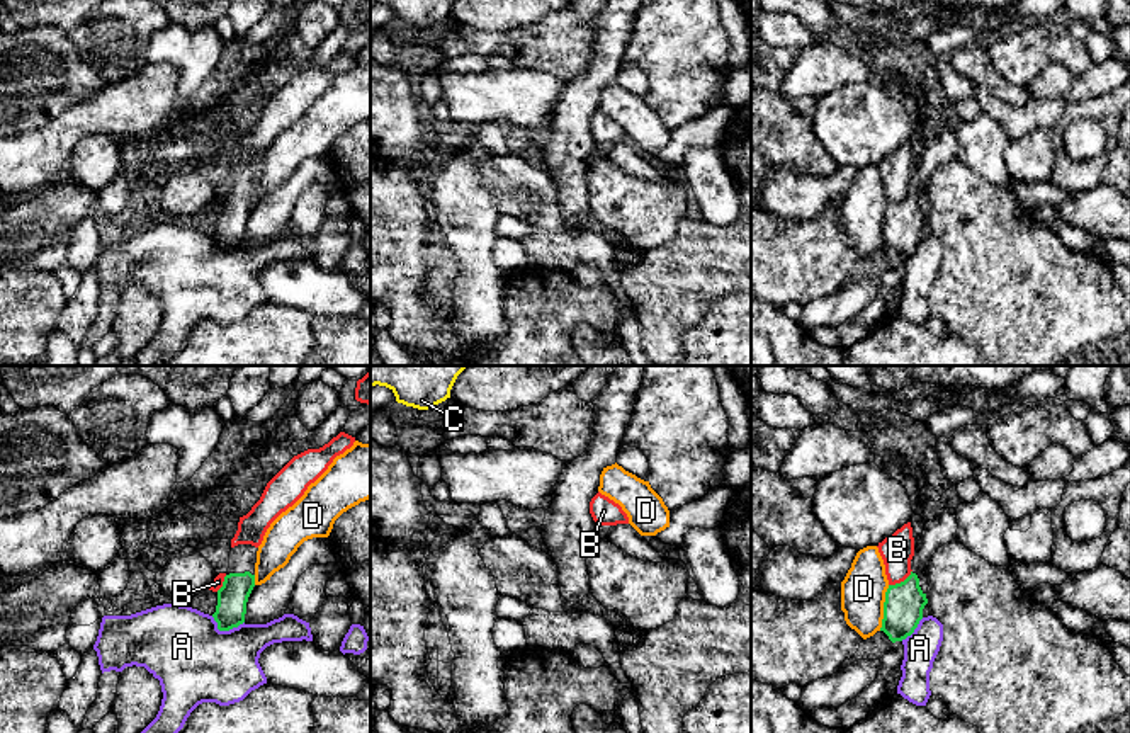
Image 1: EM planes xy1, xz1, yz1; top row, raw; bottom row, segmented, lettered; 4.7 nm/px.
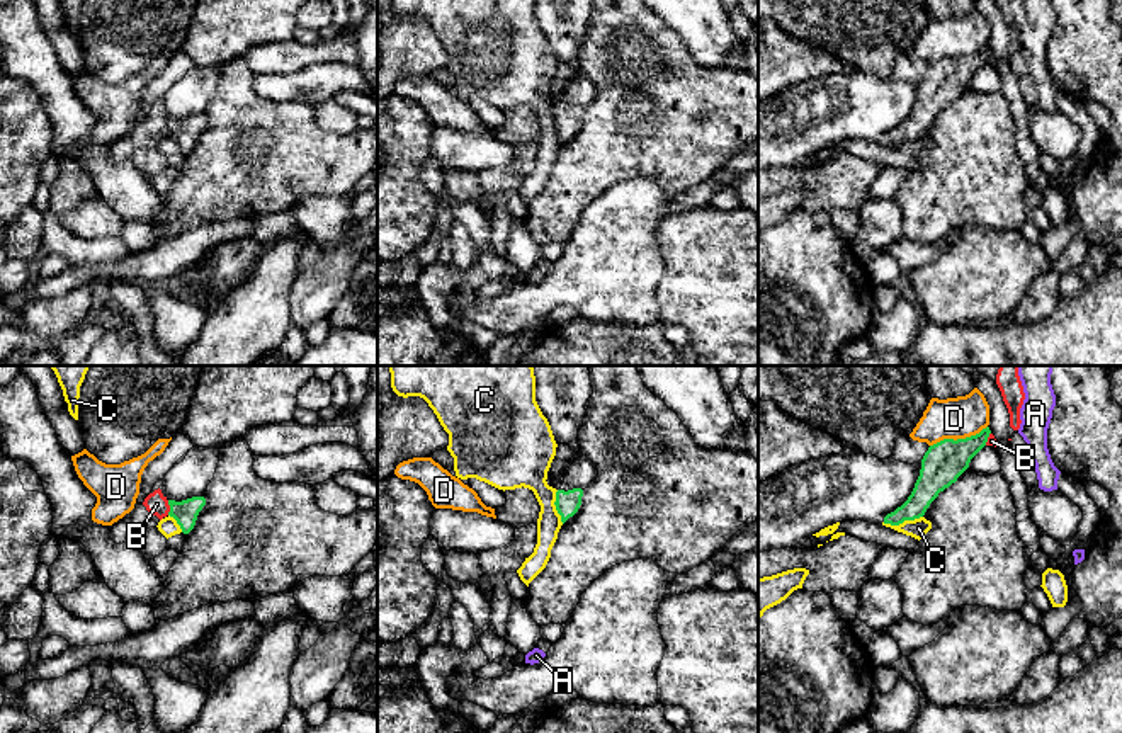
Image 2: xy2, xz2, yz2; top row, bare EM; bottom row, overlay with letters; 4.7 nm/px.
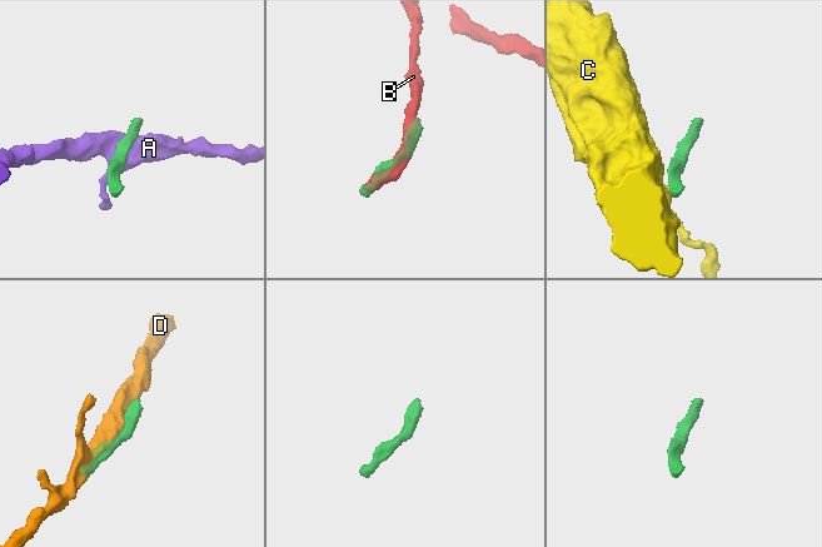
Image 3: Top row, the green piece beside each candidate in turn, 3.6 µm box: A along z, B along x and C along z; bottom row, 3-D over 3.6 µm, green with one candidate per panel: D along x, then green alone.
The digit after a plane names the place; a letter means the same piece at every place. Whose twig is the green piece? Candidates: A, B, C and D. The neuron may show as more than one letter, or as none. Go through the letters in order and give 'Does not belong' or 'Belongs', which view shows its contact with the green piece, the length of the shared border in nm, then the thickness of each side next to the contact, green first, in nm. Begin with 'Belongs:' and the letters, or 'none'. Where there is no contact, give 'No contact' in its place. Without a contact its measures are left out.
Belongs: none
A: Does not belong. Touches green in xy1. Shared border 160 nm. Thickness 140 nm (green) against 380 nm
B: Does not belong. Touches green in yz1. Shared border 130 nm. Thickness 190 nm (green) against 150 nm
C: Does not belong. Touches green in yz2. Shared border 190 nm. Thickness 140 nm (green) against 90 nm
D: Does not belong. Touches green in yz2. Shared border 280 nm. Thickness 190 nm (green) against 200 nm

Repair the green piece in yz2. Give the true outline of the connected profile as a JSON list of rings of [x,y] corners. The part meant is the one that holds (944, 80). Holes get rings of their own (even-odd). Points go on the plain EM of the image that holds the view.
[[[991,49],[966,58],[944,58],[928,66],[920,95],[908,119],[884,136],[884,143],[899,145],[925,134],[940,111],[949,107],[969,87],[971,78],[986,65]]]

